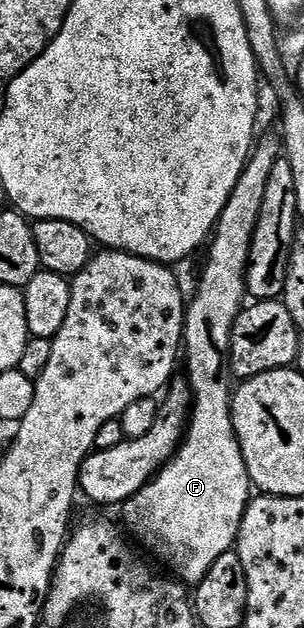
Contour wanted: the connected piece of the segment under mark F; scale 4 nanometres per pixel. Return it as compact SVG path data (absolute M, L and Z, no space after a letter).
M259 138L244 173L240 173L240 181L236 181L236 189L232 189L232 197L228 197L228 205L224 205L224 213L220 213L218 224L215 225L213 236L208 243L210 252L206 255L206 268L198 279L198 292L195 293L194 300L189 300L186 309L184 367L186 363L185 374L190 380L190 390L194 393L194 405L190 412L186 436L183 437L178 452L158 470L158 474L120 507L123 519L121 522L125 530L135 540L138 538L144 546L151 547L155 557L160 562L167 563L175 571L171 572L186 585L197 585L208 573L208 569L216 565L216 560L224 557L224 553L228 553L237 544L246 506L252 498L250 474L234 432L230 412L232 372L228 360L234 326L248 299L246 270L250 260L252 237L264 209L272 169L276 169L276 161L283 158L283 155L284 143L281 138Z

